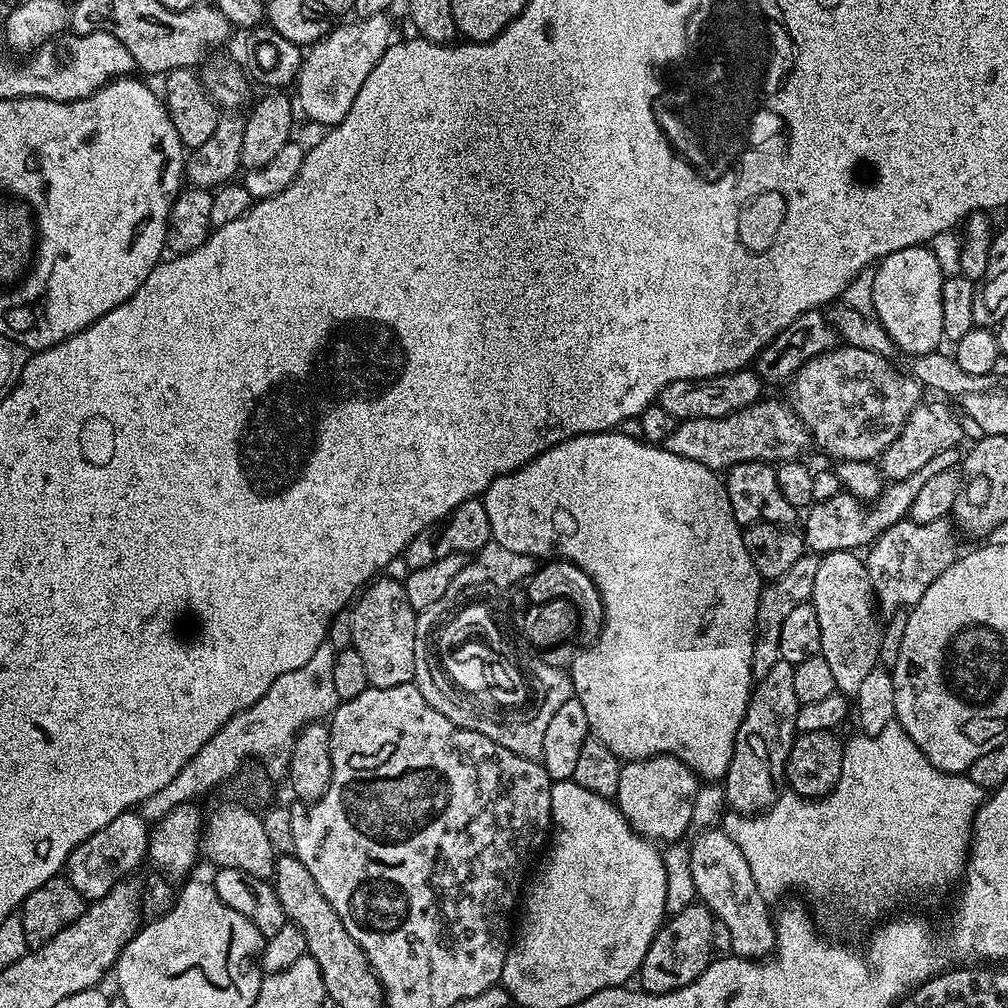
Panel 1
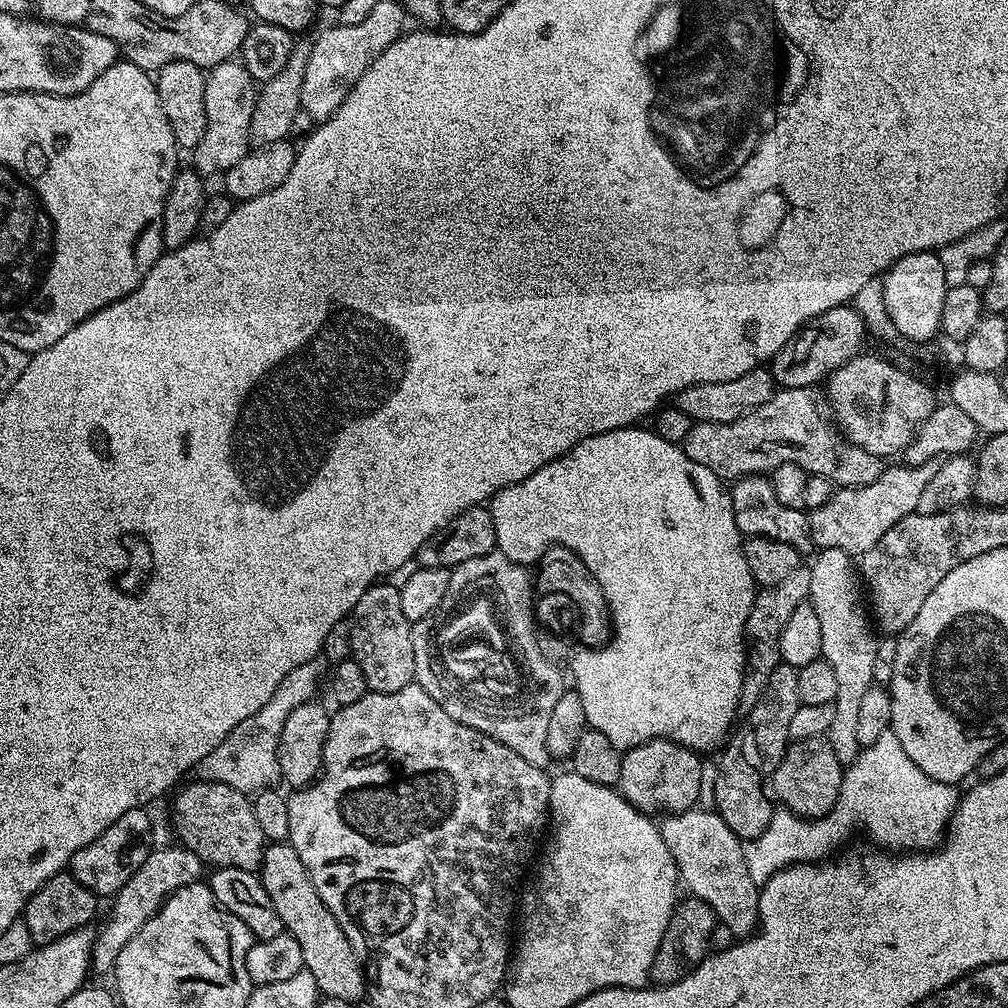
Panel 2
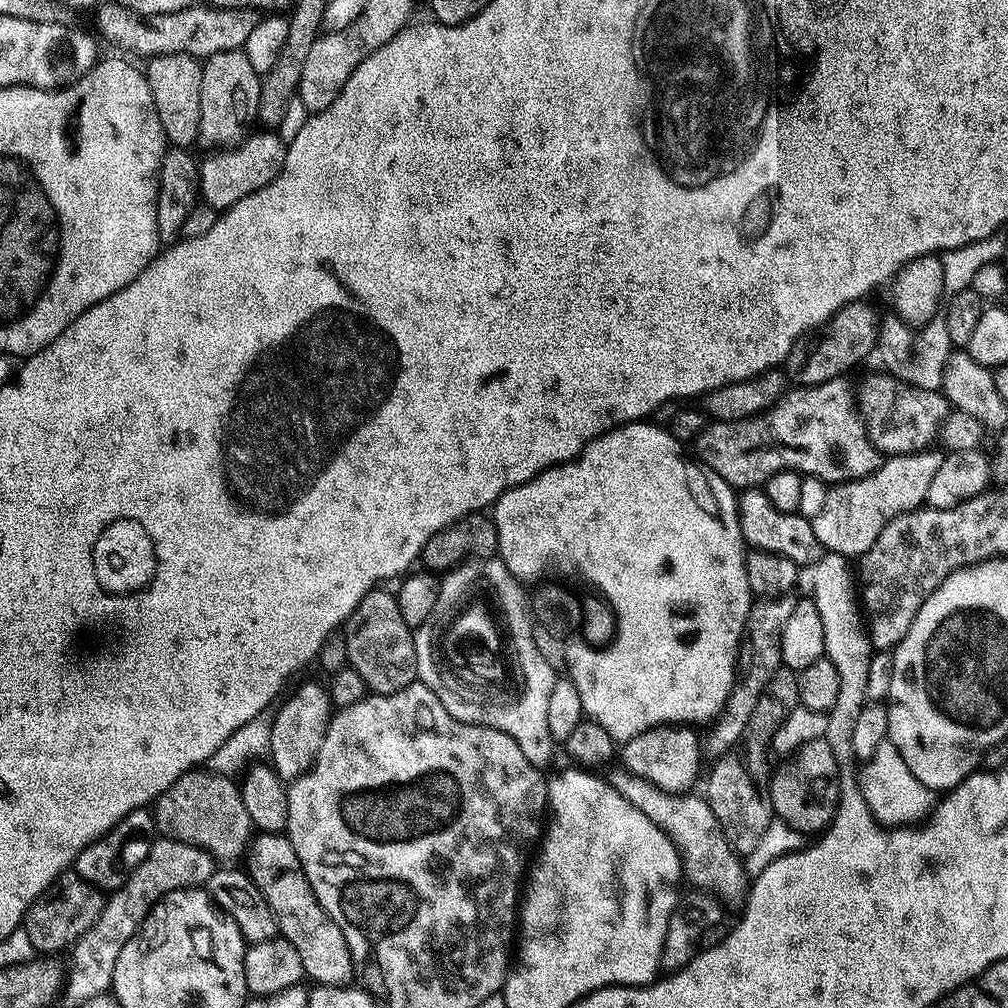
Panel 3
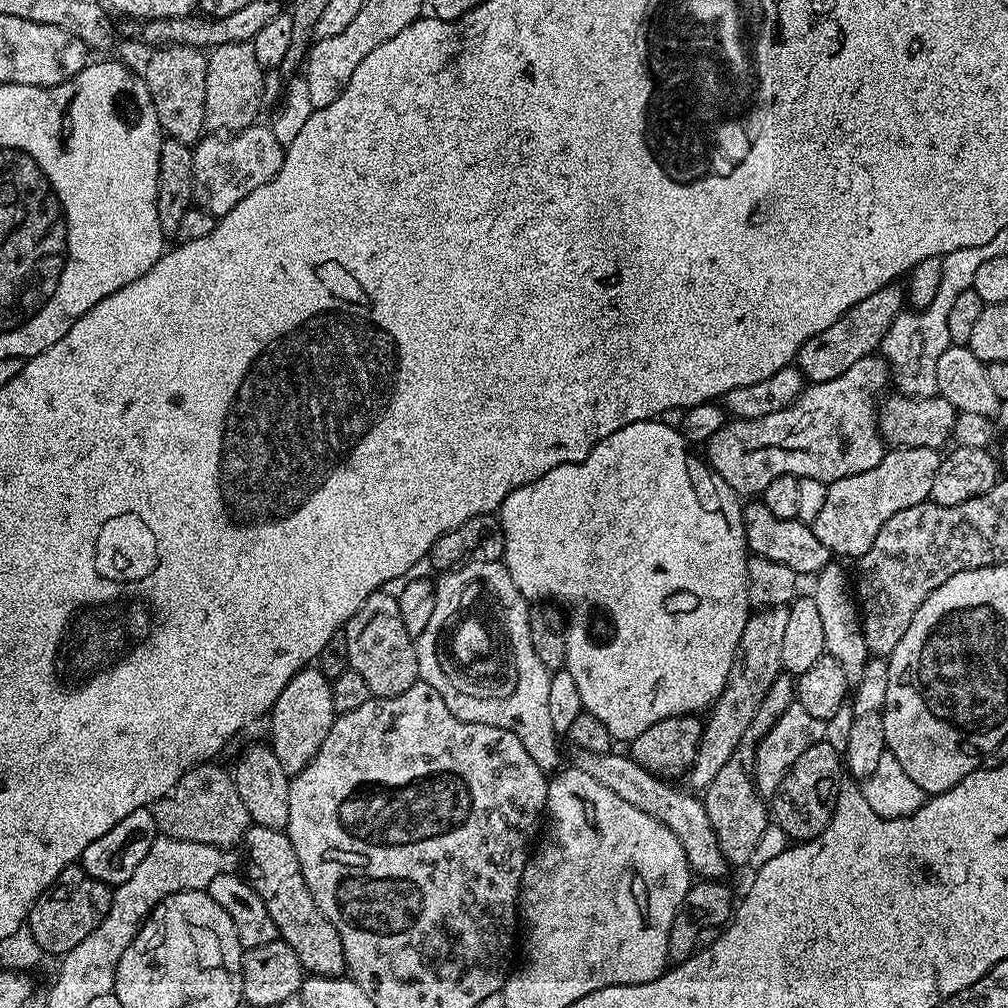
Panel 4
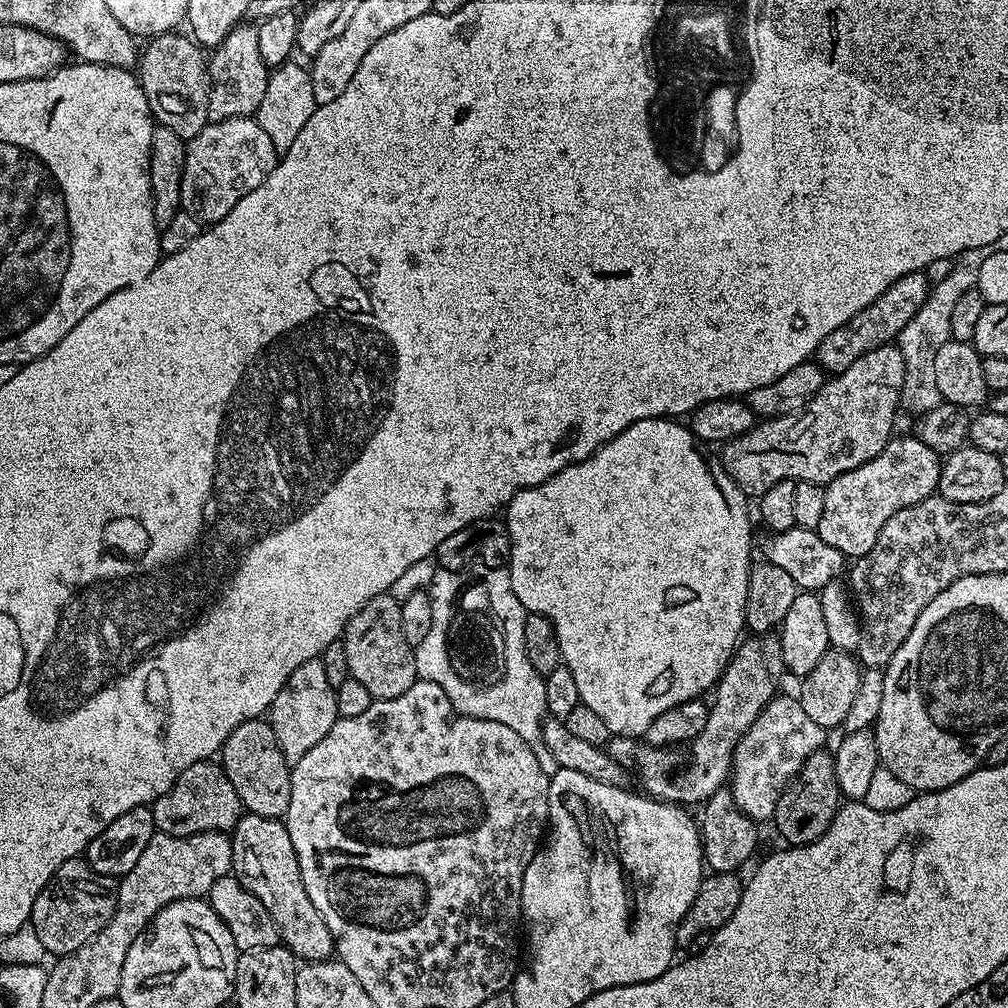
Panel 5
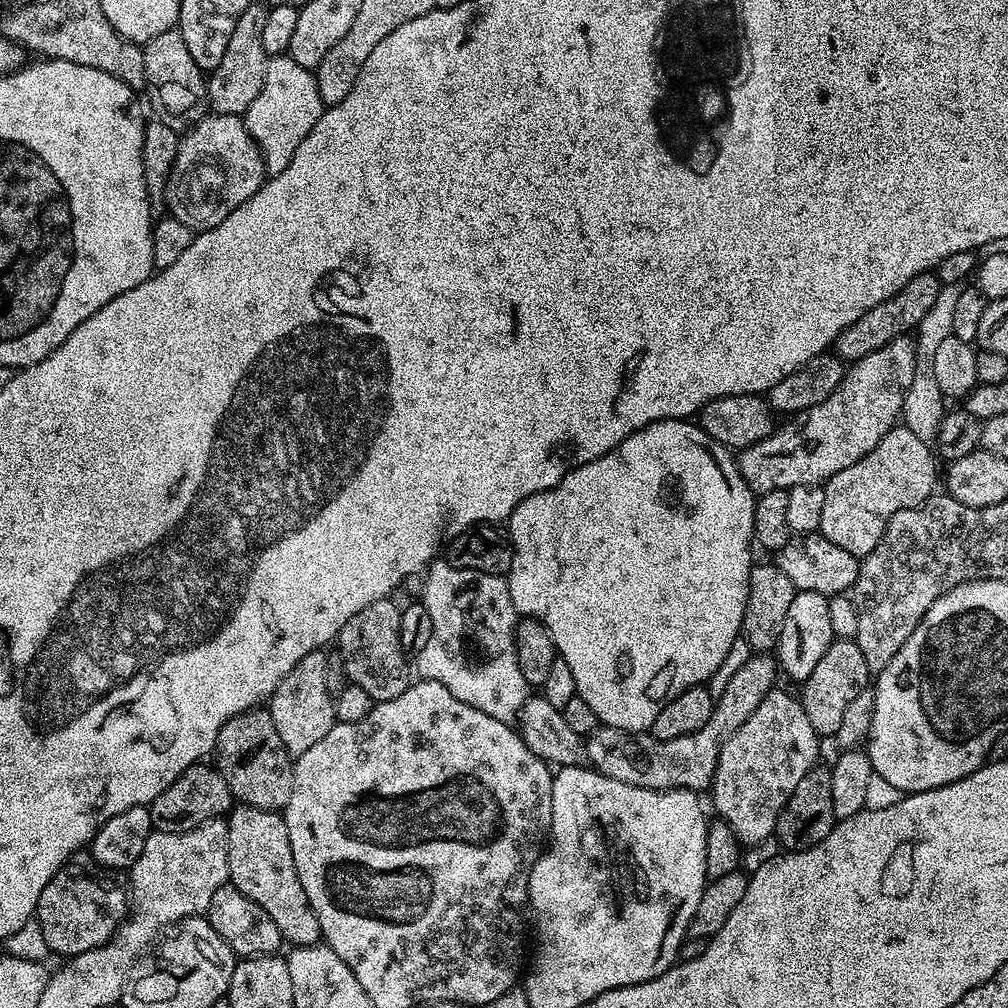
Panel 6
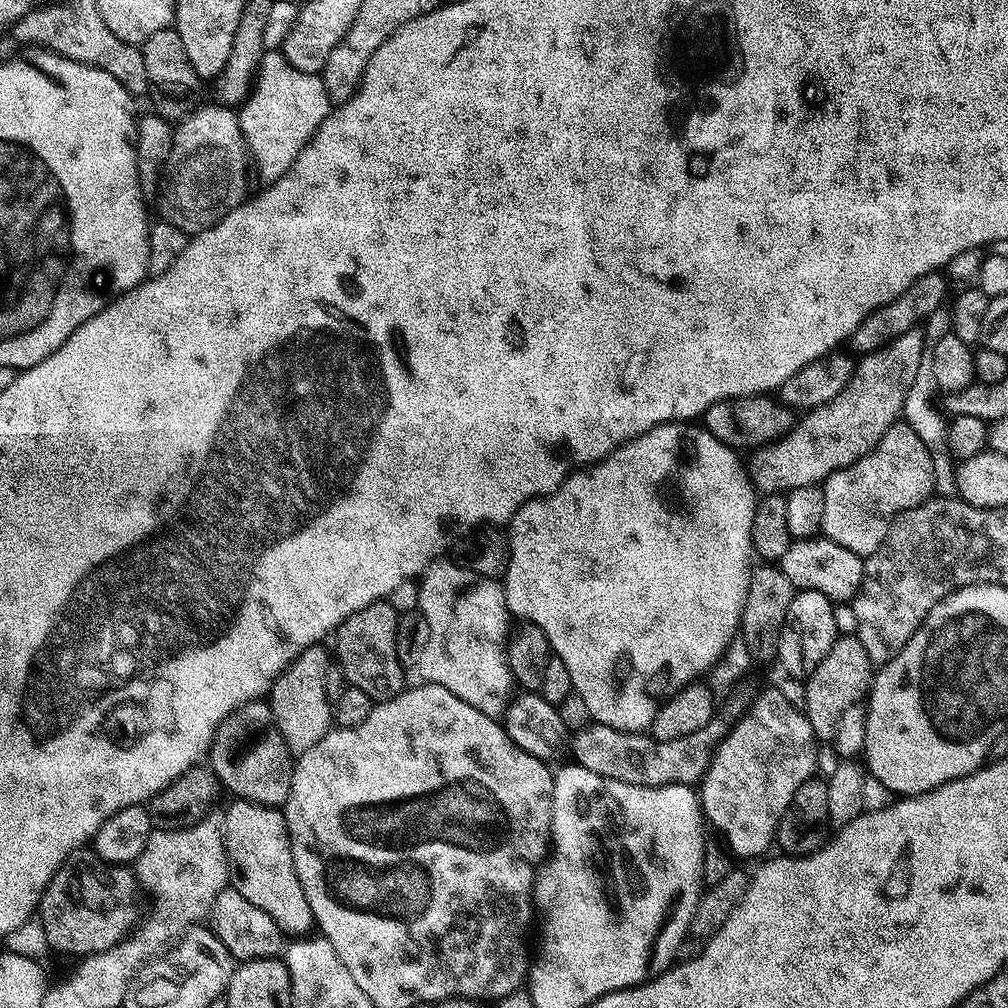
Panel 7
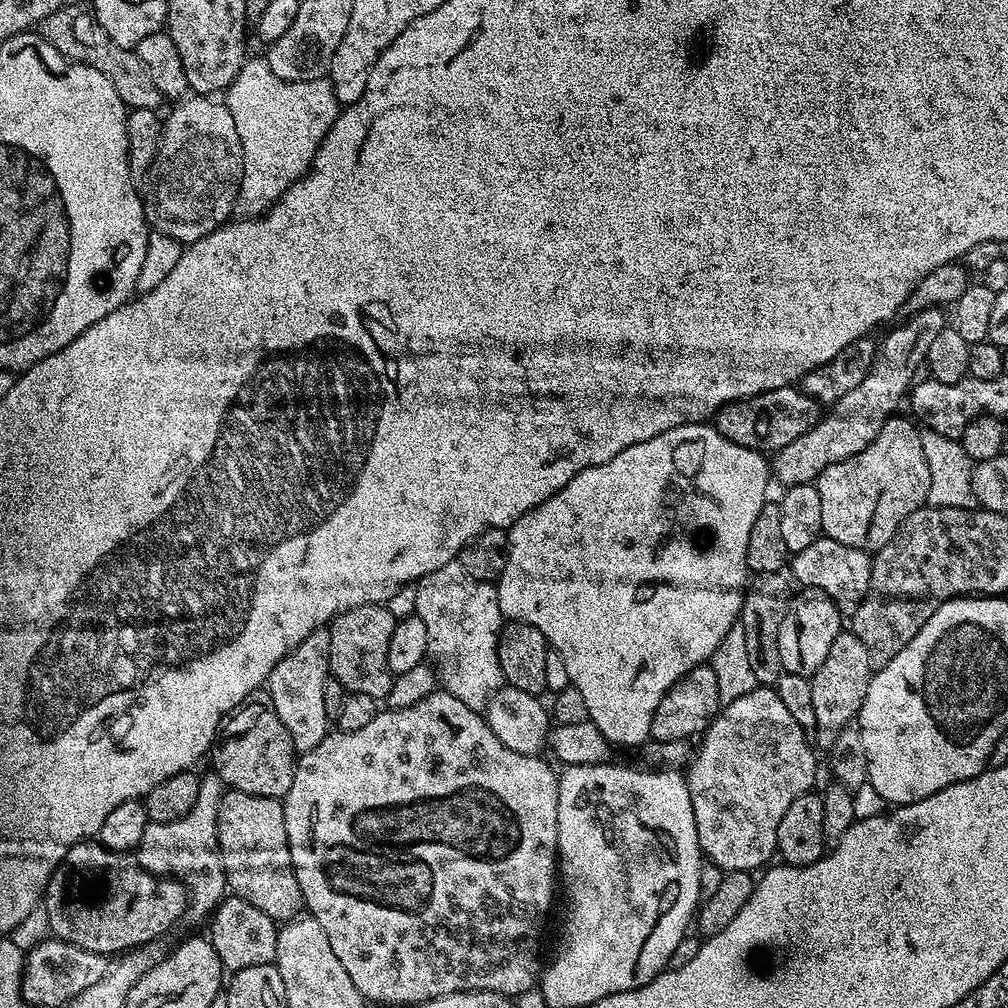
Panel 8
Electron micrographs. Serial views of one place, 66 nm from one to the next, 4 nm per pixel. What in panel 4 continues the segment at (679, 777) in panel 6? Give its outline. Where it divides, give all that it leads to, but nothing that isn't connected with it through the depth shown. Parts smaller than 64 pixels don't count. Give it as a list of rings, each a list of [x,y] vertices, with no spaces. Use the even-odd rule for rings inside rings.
[[[787,607],[761,608],[749,615],[738,642],[732,673],[707,713],[709,716],[708,720],[706,716],[700,745],[696,747],[696,757],[686,773],[689,789],[703,790],[710,786],[710,782],[714,782],[718,770],[730,762],[734,750],[742,742],[742,734],[746,734],[750,722],[754,722],[754,713],[758,711],[762,698],[766,698],[770,682],[782,675],[782,641],[789,618]]]

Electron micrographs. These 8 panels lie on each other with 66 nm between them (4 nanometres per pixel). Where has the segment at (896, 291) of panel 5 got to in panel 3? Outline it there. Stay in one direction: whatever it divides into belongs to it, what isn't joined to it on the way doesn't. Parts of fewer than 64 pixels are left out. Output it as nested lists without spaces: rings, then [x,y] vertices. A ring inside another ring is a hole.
[[[855,300],[846,306],[842,306],[833,314],[825,324],[810,332],[804,333],[799,340],[794,342],[786,361],[786,376],[793,385],[807,386],[810,384],[821,384],[847,377],[851,368],[856,368],[868,355],[873,355],[878,344],[878,333],[880,330],[880,316],[878,312],[868,305],[864,300]]]

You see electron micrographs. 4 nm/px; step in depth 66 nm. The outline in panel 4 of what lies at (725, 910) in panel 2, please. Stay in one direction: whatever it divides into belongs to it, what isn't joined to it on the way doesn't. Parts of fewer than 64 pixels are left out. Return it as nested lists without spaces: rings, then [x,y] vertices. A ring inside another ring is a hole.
[[[619,751],[603,752],[602,754],[590,754],[580,752],[577,755],[575,767],[579,771],[590,774],[606,790],[614,790],[622,802],[630,802],[630,806],[638,806],[646,814],[650,814],[658,822],[662,822],[682,842],[682,850],[686,850],[688,865],[693,873],[705,881],[723,881],[724,875],[730,871],[727,858],[722,854],[718,846],[718,838],[714,826],[710,826],[710,818],[704,809],[703,799],[696,800],[689,791],[678,792],[666,784],[660,782],[661,777],[652,772],[647,772],[631,755],[619,756]]]

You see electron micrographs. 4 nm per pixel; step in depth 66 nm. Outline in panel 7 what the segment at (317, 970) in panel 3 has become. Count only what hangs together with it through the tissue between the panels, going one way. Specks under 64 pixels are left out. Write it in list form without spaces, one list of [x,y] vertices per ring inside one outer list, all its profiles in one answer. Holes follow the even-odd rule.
[[[249,800],[231,801],[232,805],[222,812],[224,849],[228,855],[230,887],[238,890],[258,910],[270,914],[280,931],[298,938],[313,931],[314,921],[310,902],[298,882],[294,870],[292,847],[283,811],[270,804],[255,804]]]

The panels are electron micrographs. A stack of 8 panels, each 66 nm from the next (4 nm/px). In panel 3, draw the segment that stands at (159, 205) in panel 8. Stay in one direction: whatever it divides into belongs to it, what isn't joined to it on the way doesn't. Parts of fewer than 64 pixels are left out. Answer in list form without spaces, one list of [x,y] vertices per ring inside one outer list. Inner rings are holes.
[[[260,130],[249,135],[247,140],[227,150],[208,154],[205,160],[199,161],[200,195],[203,203],[217,210],[226,210],[234,206],[242,198],[254,194],[254,190],[262,190],[284,169],[284,159],[288,153],[285,141],[272,130]]]

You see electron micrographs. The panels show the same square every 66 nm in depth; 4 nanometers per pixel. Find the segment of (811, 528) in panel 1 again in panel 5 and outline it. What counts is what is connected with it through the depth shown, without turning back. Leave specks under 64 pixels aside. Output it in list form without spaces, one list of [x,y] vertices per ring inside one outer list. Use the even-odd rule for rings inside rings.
[[[914,434],[893,435],[882,450],[882,454],[878,454],[878,458],[870,458],[870,462],[858,466],[858,470],[846,470],[846,474],[834,478],[825,487],[826,502],[822,509],[822,518],[815,528],[822,542],[826,542],[826,546],[834,546],[834,550],[841,552],[845,558],[864,556],[870,550],[870,546],[878,542],[882,526],[886,526],[886,522],[890,522],[890,518],[894,518],[898,510],[906,510],[906,506],[922,502],[939,489],[941,463],[941,457]]]

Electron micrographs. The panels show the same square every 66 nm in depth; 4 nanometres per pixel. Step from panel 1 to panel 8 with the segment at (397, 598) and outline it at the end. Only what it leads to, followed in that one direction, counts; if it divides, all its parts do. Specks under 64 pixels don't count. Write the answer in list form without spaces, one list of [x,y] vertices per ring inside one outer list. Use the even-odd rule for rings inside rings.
[[[363,604],[347,608],[330,621],[328,670],[342,682],[345,693],[370,694],[370,698],[378,702],[388,697],[394,677],[388,665],[390,634],[394,634],[397,619],[397,613],[392,613],[384,604]]]

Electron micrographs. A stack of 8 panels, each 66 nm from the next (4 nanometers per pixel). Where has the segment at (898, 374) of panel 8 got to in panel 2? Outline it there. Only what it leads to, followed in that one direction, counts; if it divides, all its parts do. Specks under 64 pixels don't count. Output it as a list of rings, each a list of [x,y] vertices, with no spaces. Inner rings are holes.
[[[815,387],[780,388],[772,395],[770,402],[762,402],[762,406],[750,410],[734,422],[693,423],[690,434],[686,434],[684,439],[683,450],[691,460],[698,462],[698,466],[706,466],[706,470],[710,470],[725,482],[735,482],[742,476],[771,473],[773,468],[782,466],[782,462],[794,462],[809,474],[831,480],[833,485],[841,488],[857,488],[874,482],[878,474],[885,470],[885,457],[870,454],[870,450],[862,450],[862,446],[850,442],[826,411],[821,393],[819,396],[816,391]]]

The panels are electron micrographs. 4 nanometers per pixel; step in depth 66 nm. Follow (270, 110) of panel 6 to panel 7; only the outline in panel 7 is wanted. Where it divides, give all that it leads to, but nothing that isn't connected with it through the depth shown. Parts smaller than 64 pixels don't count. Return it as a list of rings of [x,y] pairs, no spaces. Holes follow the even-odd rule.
[[[265,51],[256,69],[252,89],[238,108],[240,129],[248,145],[255,175],[257,172],[264,182],[271,182],[287,174],[329,111],[330,101],[328,91],[324,89],[323,75],[311,76],[294,70],[284,59],[283,51]]]

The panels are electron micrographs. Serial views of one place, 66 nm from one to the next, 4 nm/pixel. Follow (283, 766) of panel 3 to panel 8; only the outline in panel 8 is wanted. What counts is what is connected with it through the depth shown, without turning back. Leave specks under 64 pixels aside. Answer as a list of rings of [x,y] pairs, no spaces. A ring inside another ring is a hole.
[[[316,628],[294,650],[290,650],[270,670],[266,681],[266,690],[274,702],[274,710],[278,718],[282,718],[282,726],[290,734],[290,742],[294,742],[297,753],[303,754],[314,750],[318,742],[327,738],[330,721],[326,714],[326,702],[322,699],[322,686],[326,686],[326,678],[330,675],[330,634],[328,628]]]

